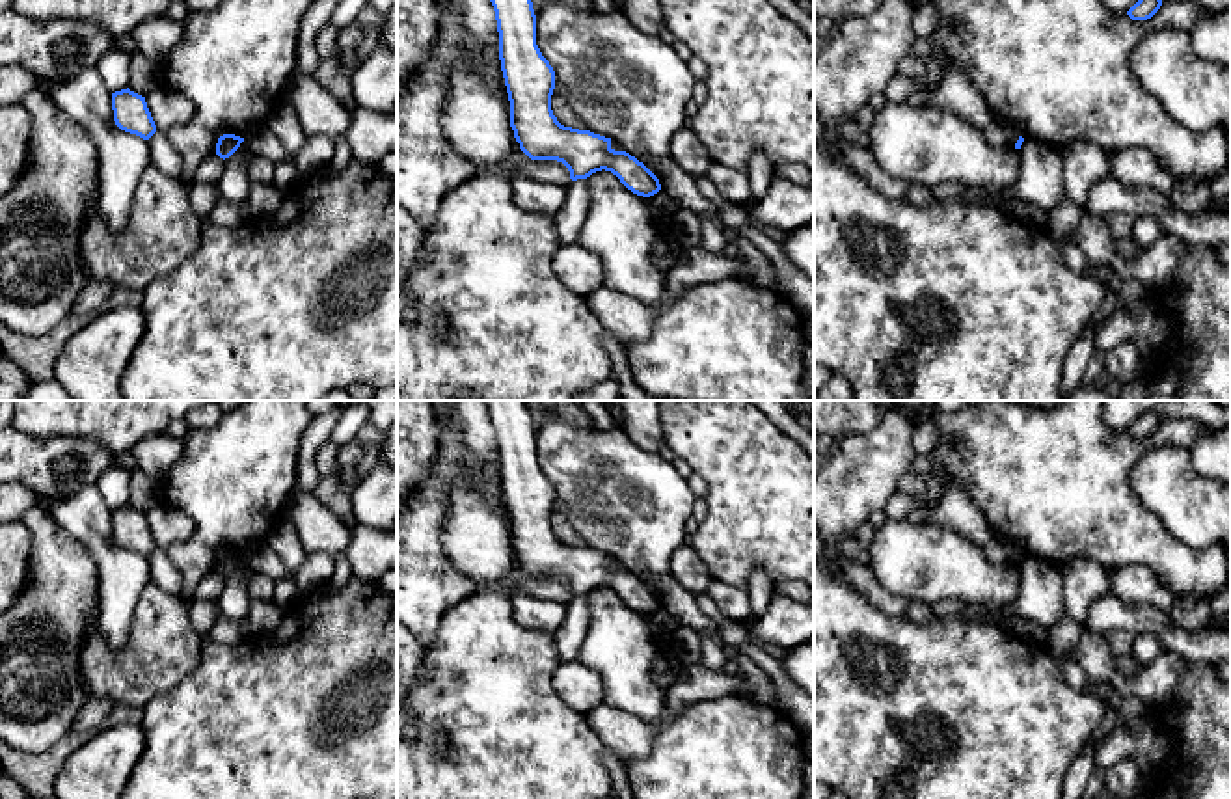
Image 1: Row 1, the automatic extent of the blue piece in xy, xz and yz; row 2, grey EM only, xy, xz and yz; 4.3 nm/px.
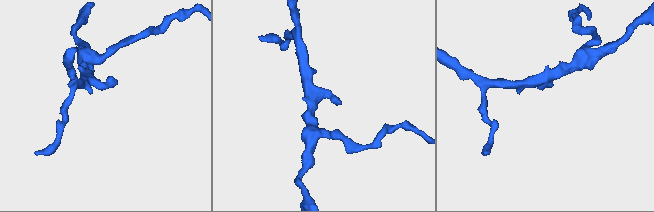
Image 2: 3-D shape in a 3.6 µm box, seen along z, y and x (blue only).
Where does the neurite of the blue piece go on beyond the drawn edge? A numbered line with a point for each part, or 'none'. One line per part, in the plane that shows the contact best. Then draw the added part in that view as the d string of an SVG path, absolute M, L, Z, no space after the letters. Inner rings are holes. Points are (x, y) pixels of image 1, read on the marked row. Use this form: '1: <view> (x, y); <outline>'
none

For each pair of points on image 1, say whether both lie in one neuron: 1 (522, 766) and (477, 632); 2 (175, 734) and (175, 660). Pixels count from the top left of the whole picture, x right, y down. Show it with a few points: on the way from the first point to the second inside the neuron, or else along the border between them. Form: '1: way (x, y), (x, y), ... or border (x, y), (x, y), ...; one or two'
1: way (509, 732), (485, 686), (481, 665); one
2: border (200, 647), (200, 663), (142, 708); two

